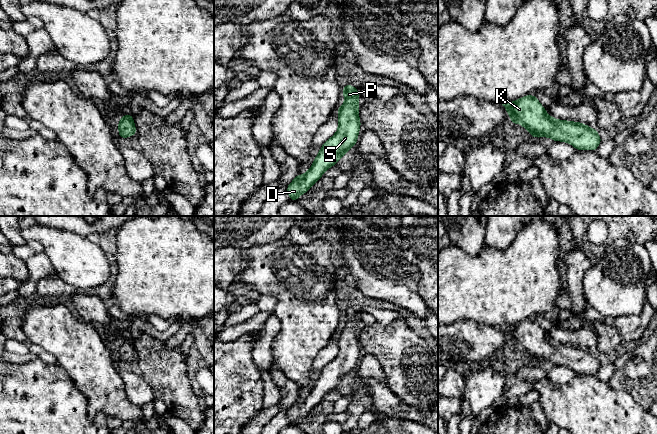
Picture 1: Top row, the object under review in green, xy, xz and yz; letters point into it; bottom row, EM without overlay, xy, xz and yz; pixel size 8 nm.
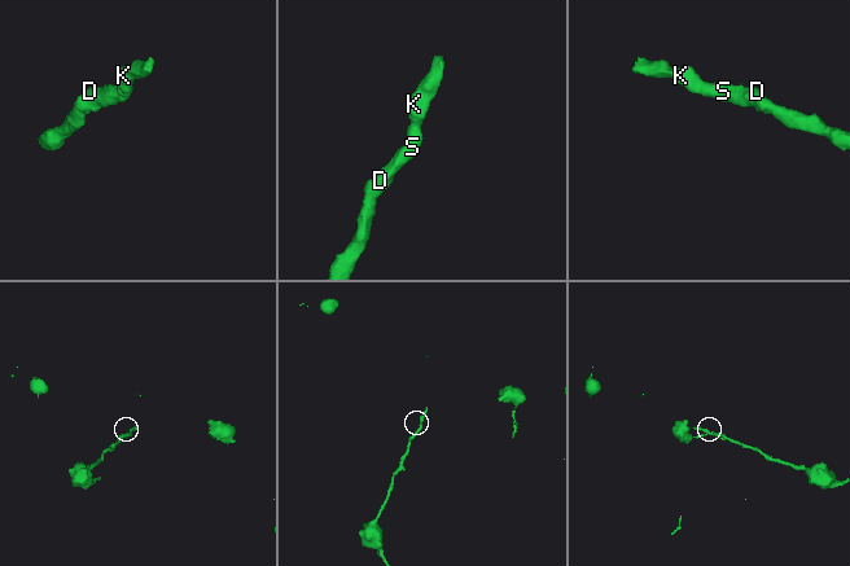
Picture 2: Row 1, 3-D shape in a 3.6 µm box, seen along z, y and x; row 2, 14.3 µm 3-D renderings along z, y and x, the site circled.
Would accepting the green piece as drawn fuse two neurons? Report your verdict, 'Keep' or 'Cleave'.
Keep

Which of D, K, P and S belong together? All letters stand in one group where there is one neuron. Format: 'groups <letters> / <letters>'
groups D K P S

